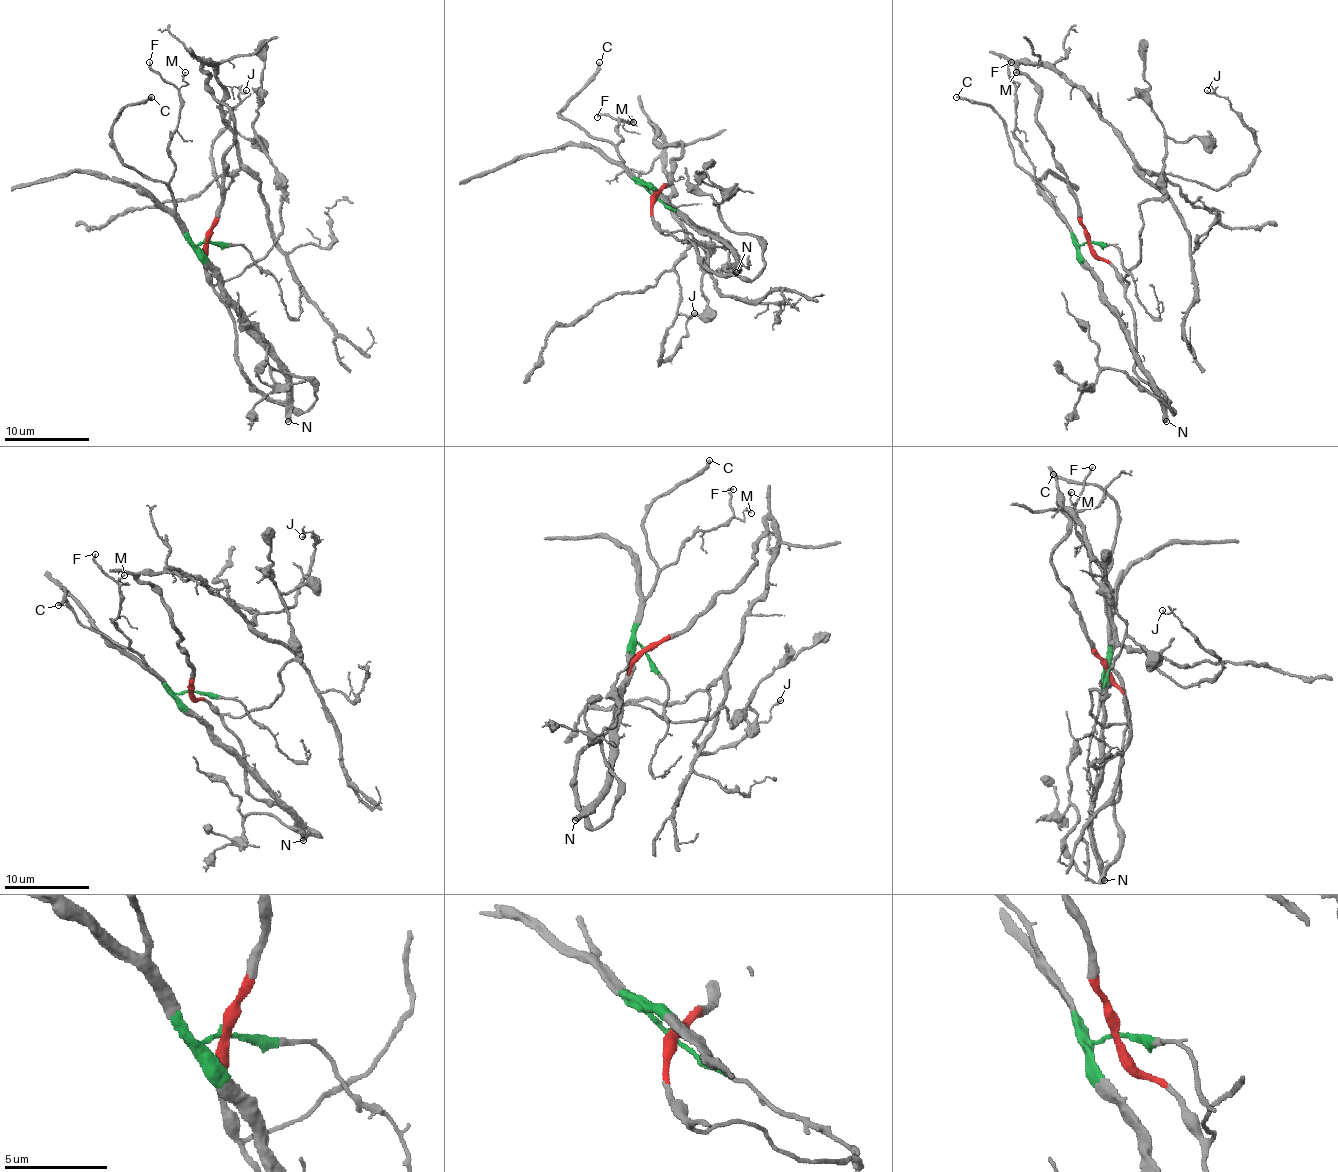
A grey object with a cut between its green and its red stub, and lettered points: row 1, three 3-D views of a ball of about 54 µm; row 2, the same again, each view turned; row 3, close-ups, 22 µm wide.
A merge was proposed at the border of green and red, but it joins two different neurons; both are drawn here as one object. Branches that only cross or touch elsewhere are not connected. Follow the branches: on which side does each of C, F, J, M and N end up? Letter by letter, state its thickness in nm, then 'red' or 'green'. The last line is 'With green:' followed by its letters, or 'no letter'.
C: calibre 240 nm; green
F: calibre 120 nm; green
J: calibre 100 nm; red
M: calibre 110 nm; green
N: calibre 480 nm; green
With green: C, F, M, N

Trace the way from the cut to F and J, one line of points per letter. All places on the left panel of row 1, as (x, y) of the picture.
F: (204, 241), (195, 243), (189, 237), (170, 188), (174, 165), (168, 142), (178, 123), (181, 93), (149, 61)
J: (204, 241), (234, 142), (206, 63), (240, 167), (223, 188), (212, 140), (246, 91)

